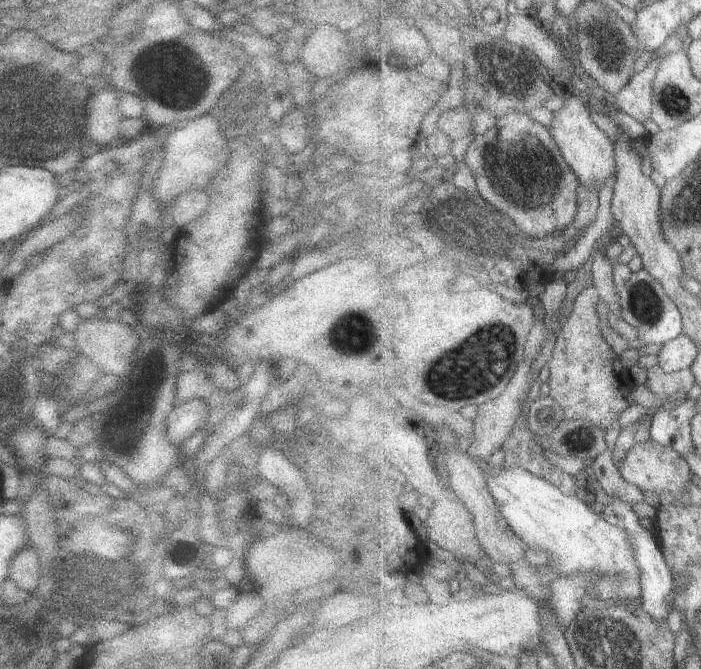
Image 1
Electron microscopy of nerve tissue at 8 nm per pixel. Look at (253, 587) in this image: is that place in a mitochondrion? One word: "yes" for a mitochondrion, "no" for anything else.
no

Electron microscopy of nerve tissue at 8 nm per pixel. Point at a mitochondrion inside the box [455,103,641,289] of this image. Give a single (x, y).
(526, 172)

